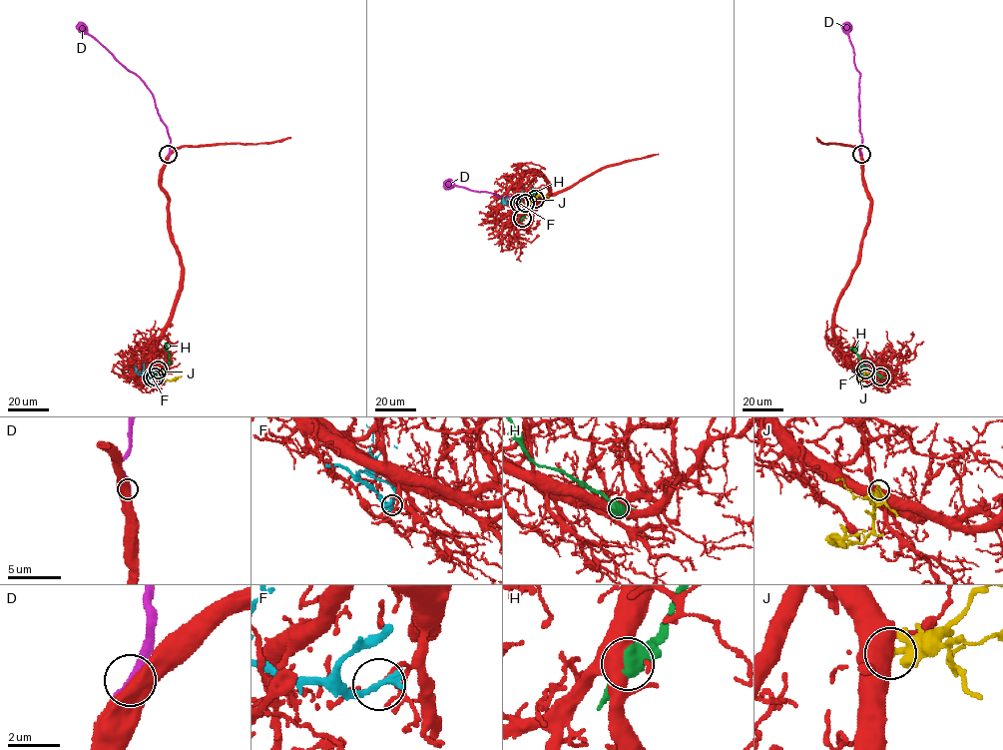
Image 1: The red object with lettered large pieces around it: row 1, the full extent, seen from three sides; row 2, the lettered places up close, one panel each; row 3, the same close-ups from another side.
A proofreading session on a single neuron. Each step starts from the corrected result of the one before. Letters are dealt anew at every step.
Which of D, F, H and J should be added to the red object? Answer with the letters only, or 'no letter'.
D

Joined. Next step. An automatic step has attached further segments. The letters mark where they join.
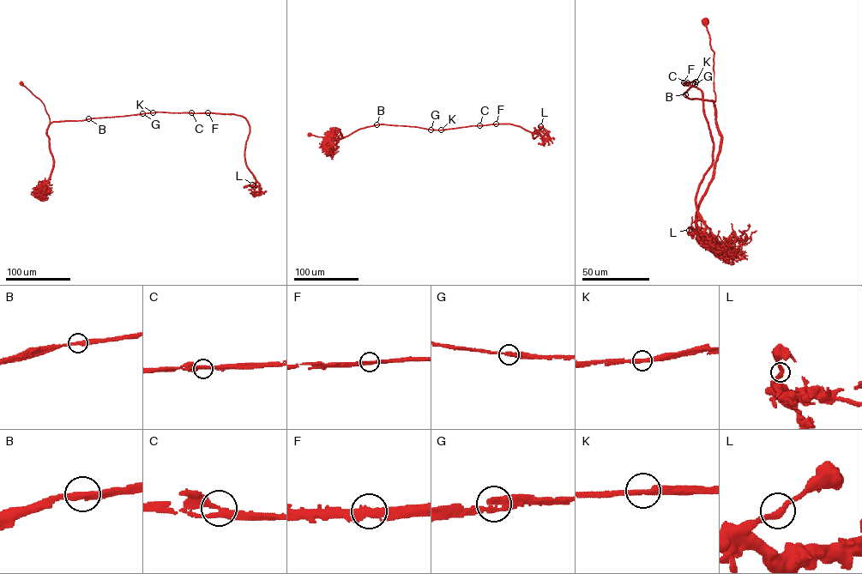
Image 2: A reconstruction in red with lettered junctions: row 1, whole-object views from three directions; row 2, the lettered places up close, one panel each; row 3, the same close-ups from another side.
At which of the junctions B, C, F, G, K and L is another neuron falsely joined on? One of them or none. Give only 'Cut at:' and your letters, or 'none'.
Cut at: none

